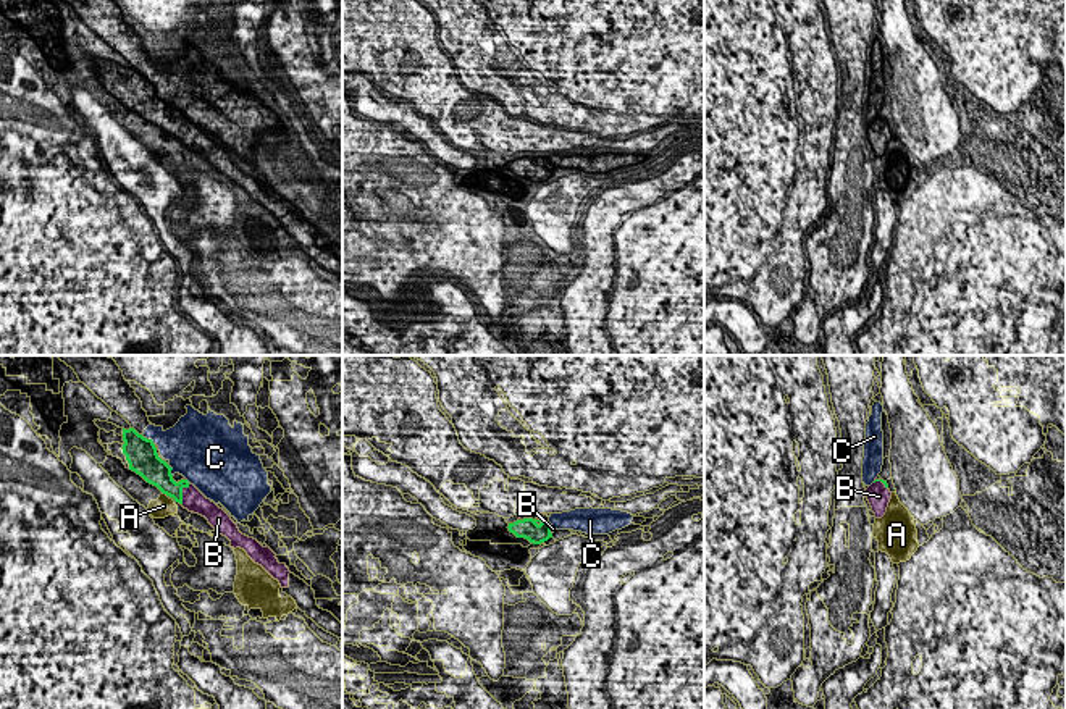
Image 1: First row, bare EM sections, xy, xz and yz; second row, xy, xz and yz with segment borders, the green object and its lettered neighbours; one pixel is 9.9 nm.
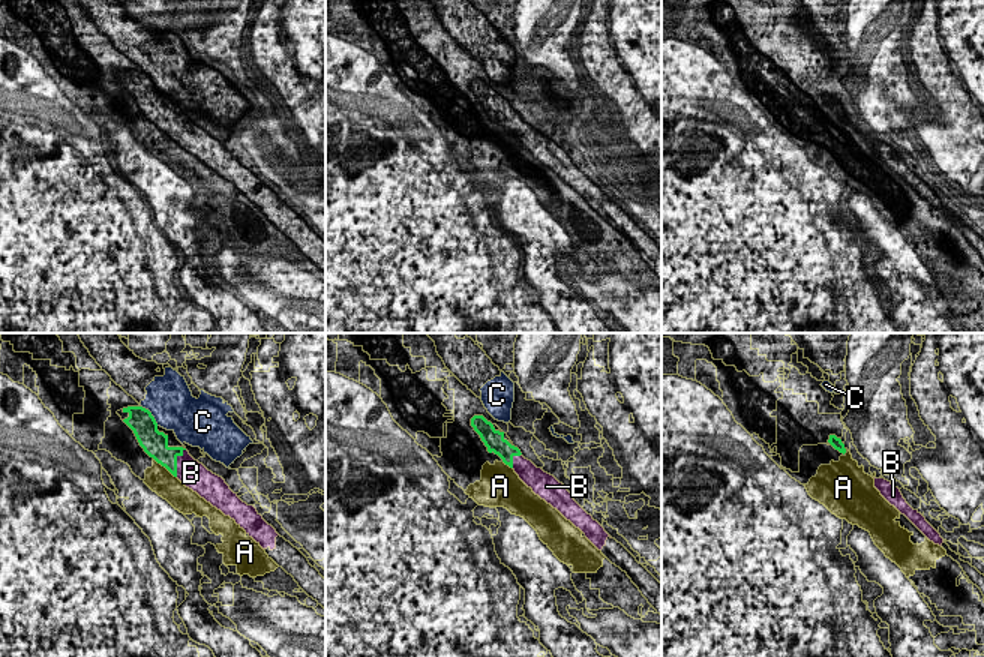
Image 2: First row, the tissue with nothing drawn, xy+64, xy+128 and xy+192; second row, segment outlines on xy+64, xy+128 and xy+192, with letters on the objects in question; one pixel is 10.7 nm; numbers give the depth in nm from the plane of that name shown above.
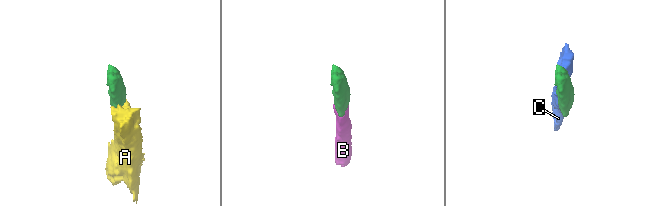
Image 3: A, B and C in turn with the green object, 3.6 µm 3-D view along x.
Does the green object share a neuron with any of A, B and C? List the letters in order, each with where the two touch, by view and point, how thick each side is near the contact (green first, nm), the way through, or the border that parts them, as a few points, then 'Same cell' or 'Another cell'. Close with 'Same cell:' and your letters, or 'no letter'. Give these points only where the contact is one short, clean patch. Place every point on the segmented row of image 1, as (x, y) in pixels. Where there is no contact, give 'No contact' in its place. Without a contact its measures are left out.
A: Touches green at xy (165, 493). Thickness 280 nm (green) against 200 nm. Boundary: xy (162, 491), (167, 496). Another cell
B: Touches green at xy (181, 493). Thickness 200 nm (green) against 220 nm. Path across: xy (162, 478), (181, 493), (194, 501). Same cell
C: Touches green at xy (149, 440). Thickness 320 nm (green) against 320 nm. Another cell
Same cell: B

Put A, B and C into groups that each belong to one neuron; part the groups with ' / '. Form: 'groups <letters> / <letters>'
groups A / B / C

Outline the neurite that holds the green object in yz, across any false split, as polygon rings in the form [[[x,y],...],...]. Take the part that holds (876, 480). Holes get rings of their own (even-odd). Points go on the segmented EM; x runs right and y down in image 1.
[[[875,480],[867,489],[866,497],[875,514],[875,518],[882,518],[887,512],[888,502],[892,499],[892,493],[888,489],[887,481]]]

